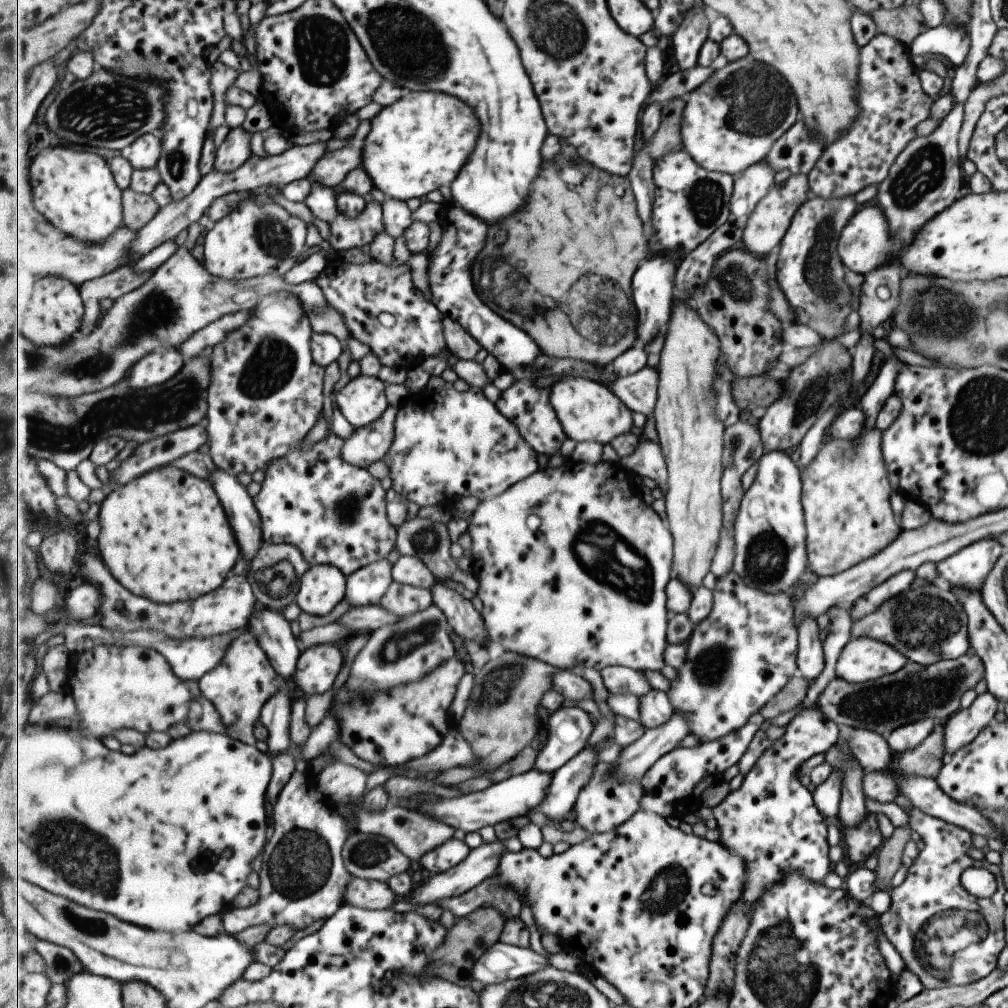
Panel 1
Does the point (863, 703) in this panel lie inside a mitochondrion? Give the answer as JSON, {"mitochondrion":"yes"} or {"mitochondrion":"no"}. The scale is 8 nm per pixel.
{"mitochondrion":"yes"}

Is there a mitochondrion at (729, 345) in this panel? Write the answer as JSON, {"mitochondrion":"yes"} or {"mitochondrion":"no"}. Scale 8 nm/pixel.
{"mitochondrion":"no"}

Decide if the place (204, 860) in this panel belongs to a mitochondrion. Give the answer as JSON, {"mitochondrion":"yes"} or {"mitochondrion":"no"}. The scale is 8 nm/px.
{"mitochondrion":"no"}

